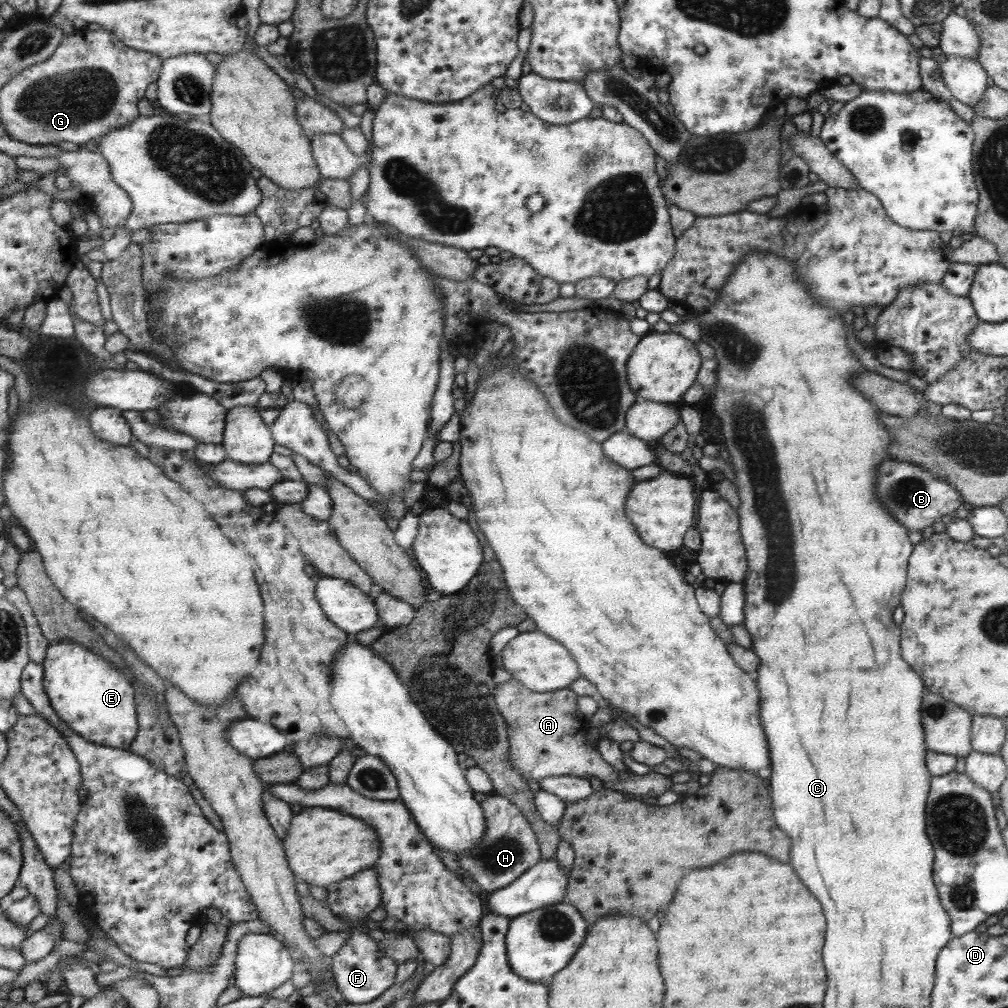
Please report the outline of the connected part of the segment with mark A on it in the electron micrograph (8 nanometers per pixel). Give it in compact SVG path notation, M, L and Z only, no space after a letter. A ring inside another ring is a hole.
M509 679L495 686L494 702L498 704L498 710L505 719L507 730L509 731L509 760L513 768L517 770L523 781L527 778L539 783L539 780L549 776L577 776L588 780L589 777L595 777L602 783L603 789L618 791L621 794L629 793L632 798L651 801L662 795L671 787L669 777L655 774L649 771L645 776L636 776L632 773L619 773L611 768L603 758L598 754L593 746L585 742L585 730L577 730L577 724L583 724L581 720L575 718L576 694L573 694L569 688L554 690L551 692L536 693L527 690L527 687L515 679Z

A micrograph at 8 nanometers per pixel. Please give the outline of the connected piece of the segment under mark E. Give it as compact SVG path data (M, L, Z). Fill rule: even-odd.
M68 639L50 642L44 662L45 690L57 715L89 742L129 749L138 732L137 706L129 672L90 647Z

